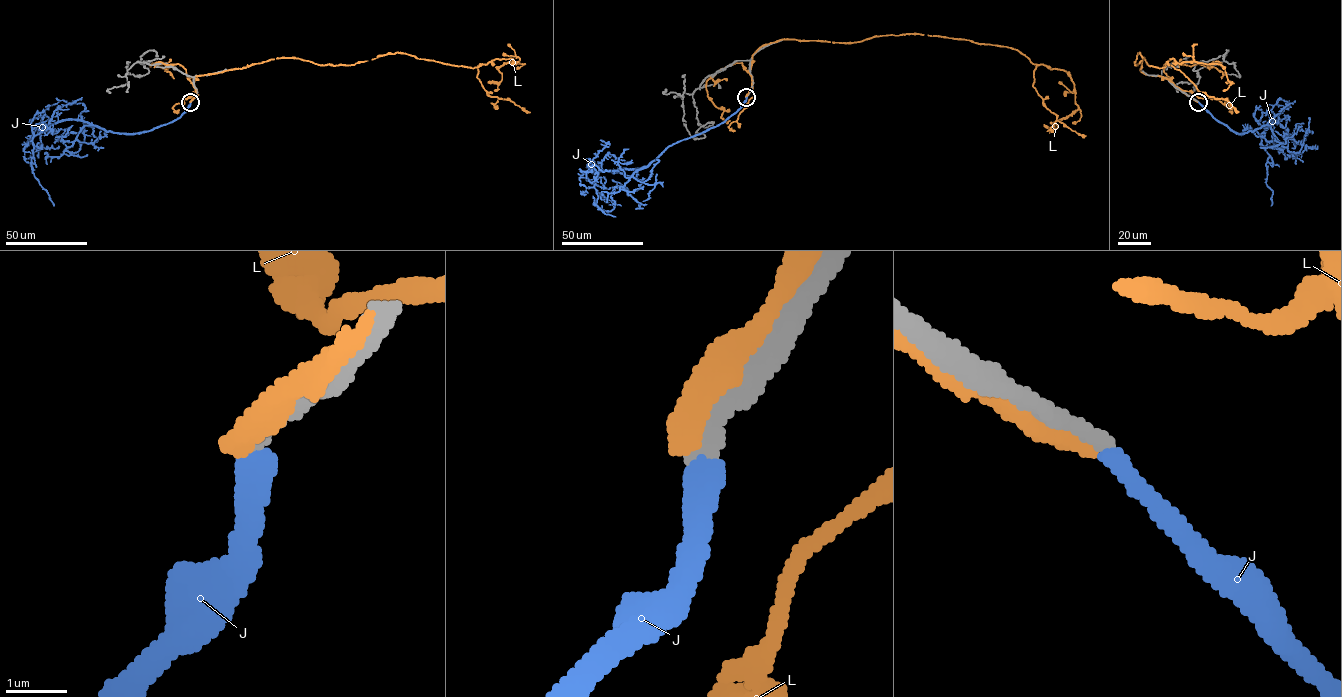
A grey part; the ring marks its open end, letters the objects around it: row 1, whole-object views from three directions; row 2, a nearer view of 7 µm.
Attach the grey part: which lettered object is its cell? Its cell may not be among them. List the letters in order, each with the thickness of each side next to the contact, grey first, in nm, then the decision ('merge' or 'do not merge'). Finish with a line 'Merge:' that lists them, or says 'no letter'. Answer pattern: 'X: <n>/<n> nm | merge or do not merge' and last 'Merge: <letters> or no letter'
J: 360/400 nm | merge
L: 400/360 nm | do not merge
Merge: J

